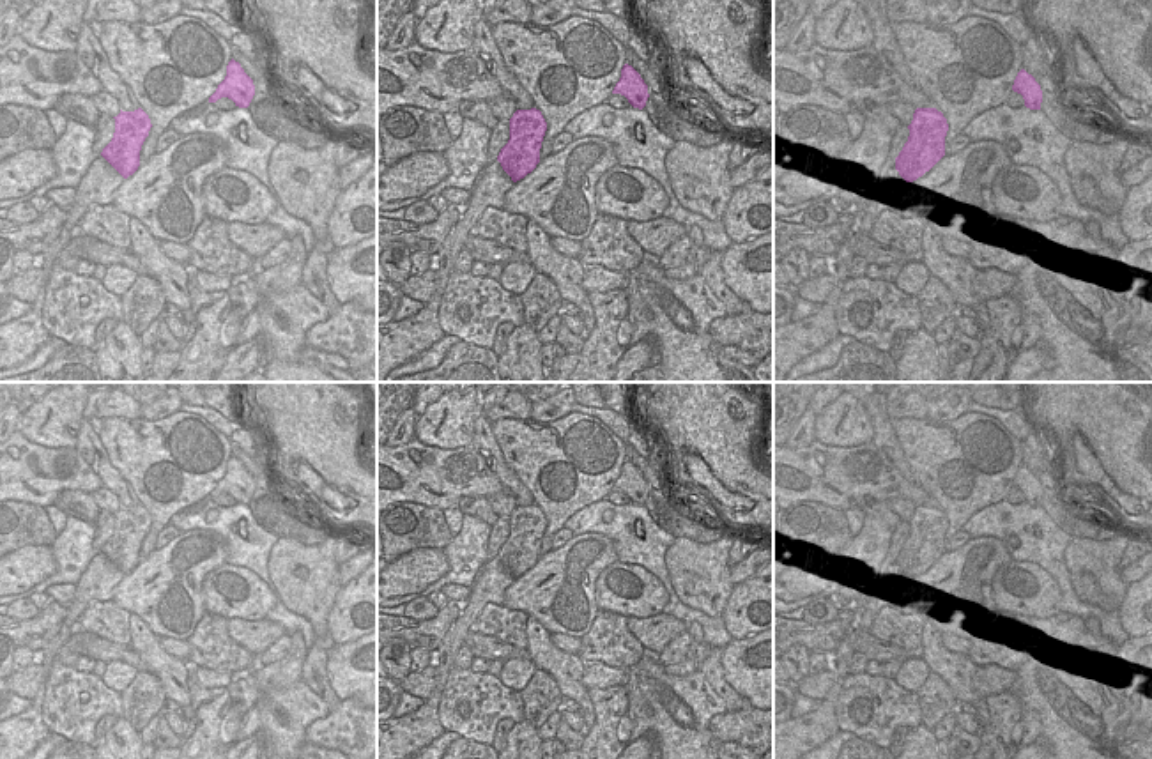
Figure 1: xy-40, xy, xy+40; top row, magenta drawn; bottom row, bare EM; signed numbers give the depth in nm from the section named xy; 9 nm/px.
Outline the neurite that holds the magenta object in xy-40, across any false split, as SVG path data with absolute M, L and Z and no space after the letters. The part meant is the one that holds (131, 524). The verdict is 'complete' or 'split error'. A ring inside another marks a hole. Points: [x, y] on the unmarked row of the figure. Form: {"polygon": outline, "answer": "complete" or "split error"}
{"polygon": "M138 504L113 513L115 529L101 552L124 573L133 571L140 563L140 547L152 524L149 511Z", "answer": "complete"}

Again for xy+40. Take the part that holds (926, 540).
{"polygon": "M917 504L910 533L895 554L895 566L906 579L929 568L945 552L947 515L936 504Z", "answer": "complete"}

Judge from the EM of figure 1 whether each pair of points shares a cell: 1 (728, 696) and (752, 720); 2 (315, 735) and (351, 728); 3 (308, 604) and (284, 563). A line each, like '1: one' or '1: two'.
1: two
2: one
3: one

